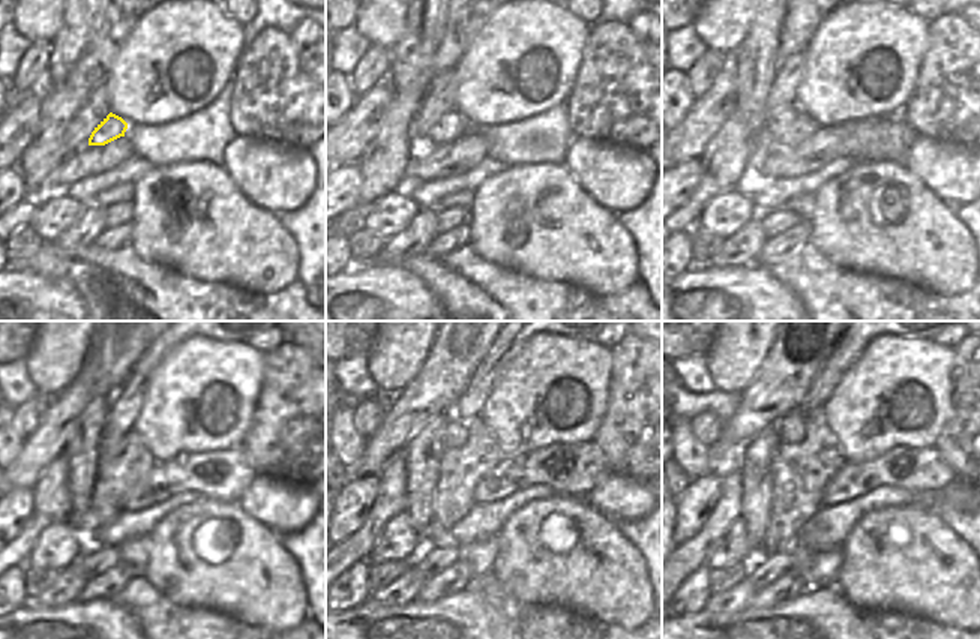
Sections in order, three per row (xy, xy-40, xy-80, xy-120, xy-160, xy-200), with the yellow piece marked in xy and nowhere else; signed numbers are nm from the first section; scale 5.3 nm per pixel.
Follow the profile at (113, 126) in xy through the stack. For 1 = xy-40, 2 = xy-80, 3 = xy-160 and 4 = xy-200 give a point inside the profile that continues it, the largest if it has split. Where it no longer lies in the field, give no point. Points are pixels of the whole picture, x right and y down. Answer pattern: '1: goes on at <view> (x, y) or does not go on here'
1: goes on at xy-40 (450, 125)
2: goes on at xy-80 (778, 122)
3: goes on at xy-160 (453, 431)
4: goes on at xy-200 (791, 425)

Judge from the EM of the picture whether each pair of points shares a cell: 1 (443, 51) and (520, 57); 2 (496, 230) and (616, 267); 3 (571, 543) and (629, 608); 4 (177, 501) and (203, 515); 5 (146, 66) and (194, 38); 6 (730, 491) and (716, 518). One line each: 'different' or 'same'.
1: different
2: same
3: same
4: different
5: same
6: same

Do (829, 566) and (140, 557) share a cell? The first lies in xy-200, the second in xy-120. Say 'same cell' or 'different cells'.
same cell

